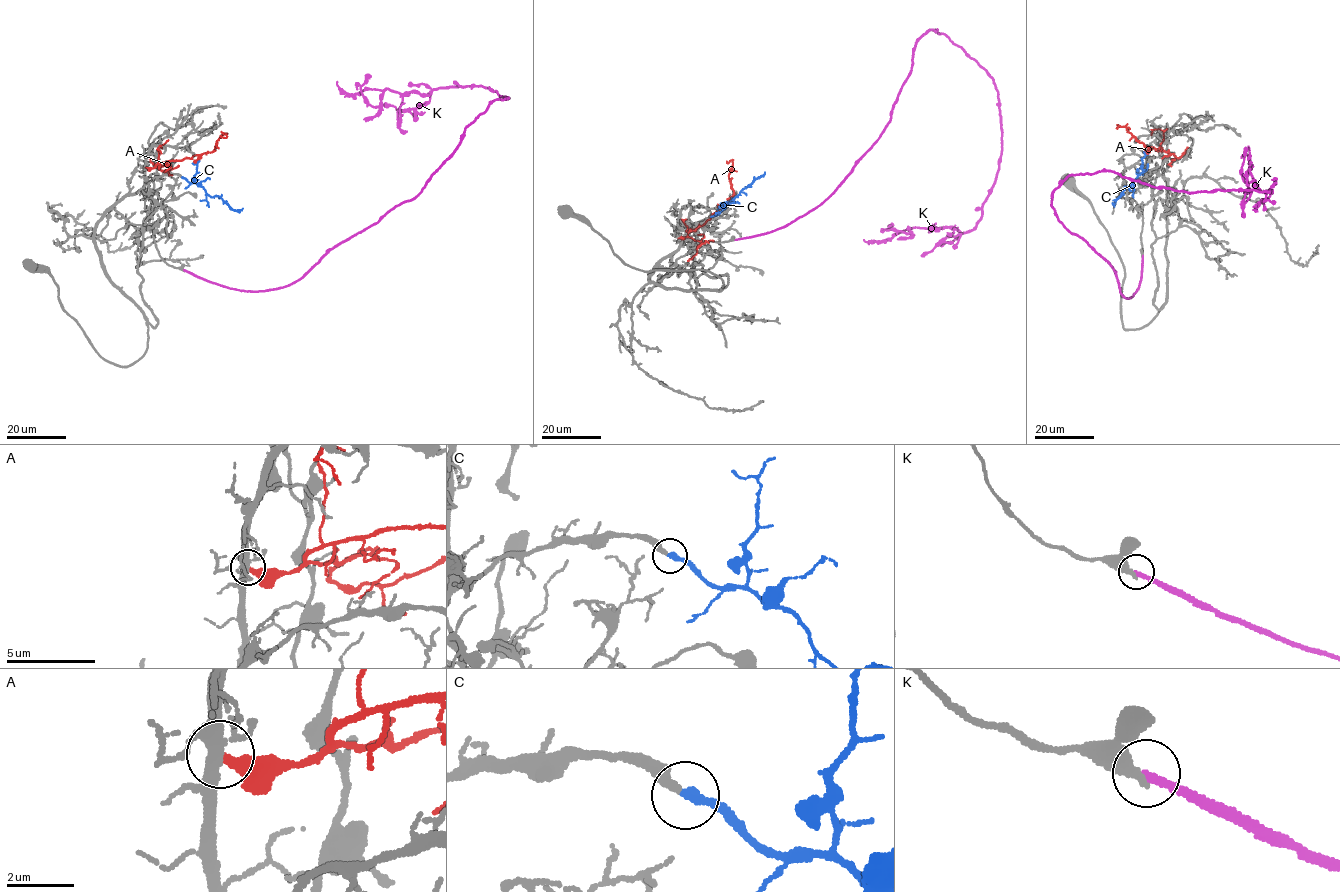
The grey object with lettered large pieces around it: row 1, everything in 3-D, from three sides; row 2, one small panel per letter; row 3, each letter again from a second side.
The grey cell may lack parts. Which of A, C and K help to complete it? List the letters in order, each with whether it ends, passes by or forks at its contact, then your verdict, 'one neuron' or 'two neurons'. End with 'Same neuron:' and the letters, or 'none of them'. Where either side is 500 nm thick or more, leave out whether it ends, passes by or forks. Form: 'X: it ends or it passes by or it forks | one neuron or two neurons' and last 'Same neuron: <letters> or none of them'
A: it ends | two neurons
C: it ends | one neuron
K: it ends | two neurons
Same neuron: C

